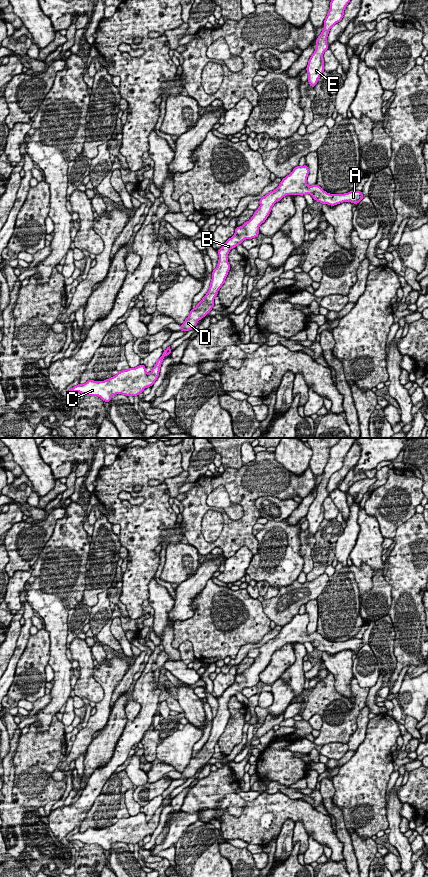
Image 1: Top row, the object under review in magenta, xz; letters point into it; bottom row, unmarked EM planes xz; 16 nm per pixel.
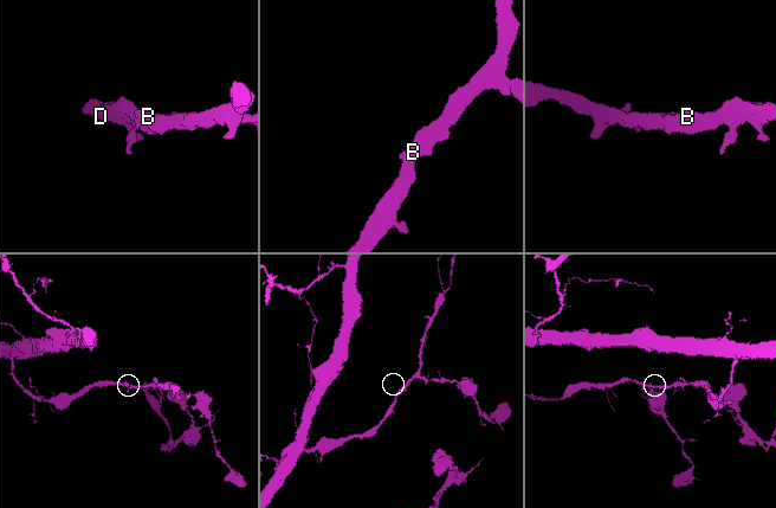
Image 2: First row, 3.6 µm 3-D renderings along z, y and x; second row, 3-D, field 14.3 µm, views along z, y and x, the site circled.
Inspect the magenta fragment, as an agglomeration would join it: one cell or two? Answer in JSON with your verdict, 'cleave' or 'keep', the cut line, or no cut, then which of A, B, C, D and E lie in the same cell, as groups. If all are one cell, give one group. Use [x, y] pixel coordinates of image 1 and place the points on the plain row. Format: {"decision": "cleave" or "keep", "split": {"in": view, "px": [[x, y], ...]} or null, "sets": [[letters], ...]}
{"decision": "keep", "split": null, "sets": [["A", "B", "C", "D", "E"]]}

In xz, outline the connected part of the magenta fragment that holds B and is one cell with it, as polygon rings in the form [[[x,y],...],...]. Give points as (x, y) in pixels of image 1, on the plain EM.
[[[306,612],[304,614],[295,615],[289,623],[282,627],[275,638],[270,639],[259,648],[260,655],[254,659],[254,663],[251,667],[245,670],[241,675],[236,675],[234,683],[217,698],[219,708],[217,715],[212,720],[209,738],[196,755],[191,757],[188,765],[181,773],[181,779],[194,777],[198,769],[213,757],[215,753],[214,747],[218,743],[218,739],[224,732],[230,718],[230,712],[228,710],[230,698],[236,696],[238,692],[242,693],[244,688],[256,686],[258,684],[260,681],[259,674],[265,670],[276,650],[287,643],[296,642],[304,644],[310,642],[317,650],[334,654],[343,650],[358,652],[364,645],[361,639],[330,642],[317,632],[309,634],[307,632],[308,622],[309,617]]]

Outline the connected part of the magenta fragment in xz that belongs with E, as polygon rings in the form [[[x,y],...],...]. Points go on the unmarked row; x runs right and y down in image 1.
[[[339,438],[339,442],[330,450],[330,457],[324,468],[324,476],[321,482],[316,487],[316,497],[311,503],[308,513],[306,515],[308,521],[308,530],[311,535],[315,535],[324,518],[323,502],[329,496],[327,492],[327,485],[330,477],[338,470],[340,470],[344,463],[344,458],[356,438]]]

